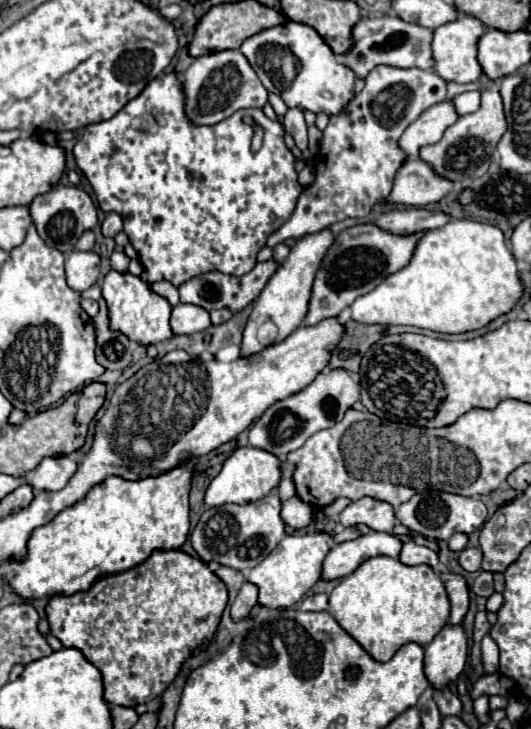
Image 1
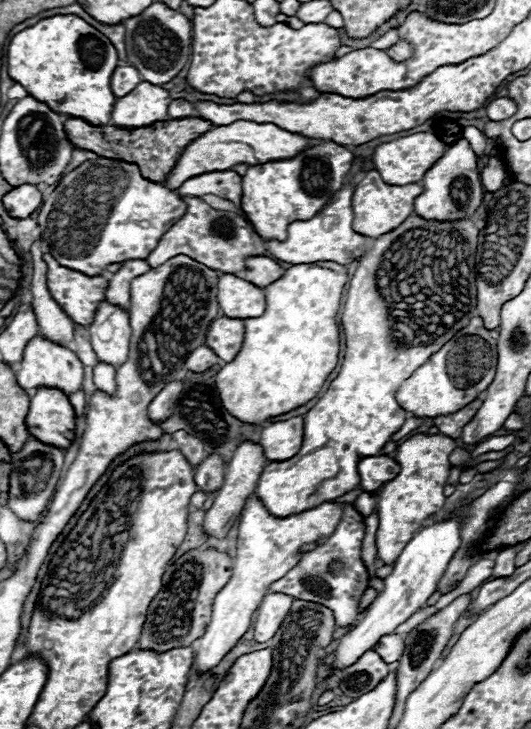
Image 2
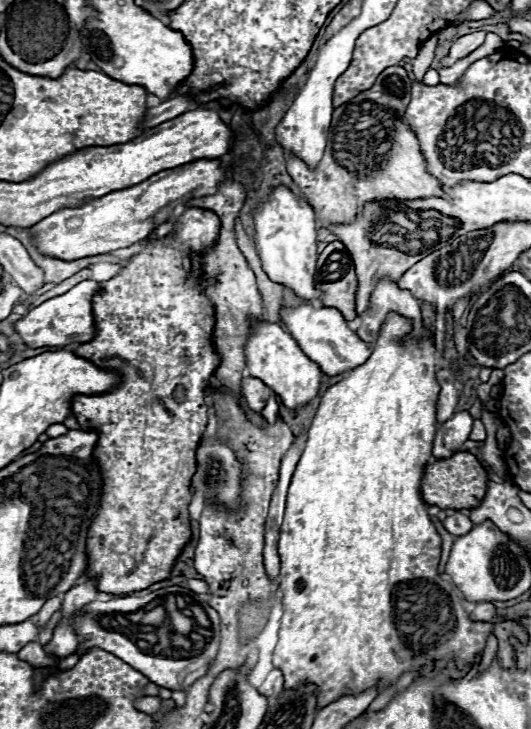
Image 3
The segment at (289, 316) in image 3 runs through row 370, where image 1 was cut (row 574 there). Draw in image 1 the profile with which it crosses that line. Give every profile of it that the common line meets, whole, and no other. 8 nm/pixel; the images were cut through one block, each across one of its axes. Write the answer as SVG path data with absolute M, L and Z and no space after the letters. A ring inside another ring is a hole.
M370 530L368 534L356 540L334 544L330 554L324 560L322 578L334 580L334 578L348 576L350 572L354 572L354 568L358 568L358 564L362 564L362 560L374 558L380 554L398 558L400 550L402 550L402 540L398 536L388 534L388 532Z

